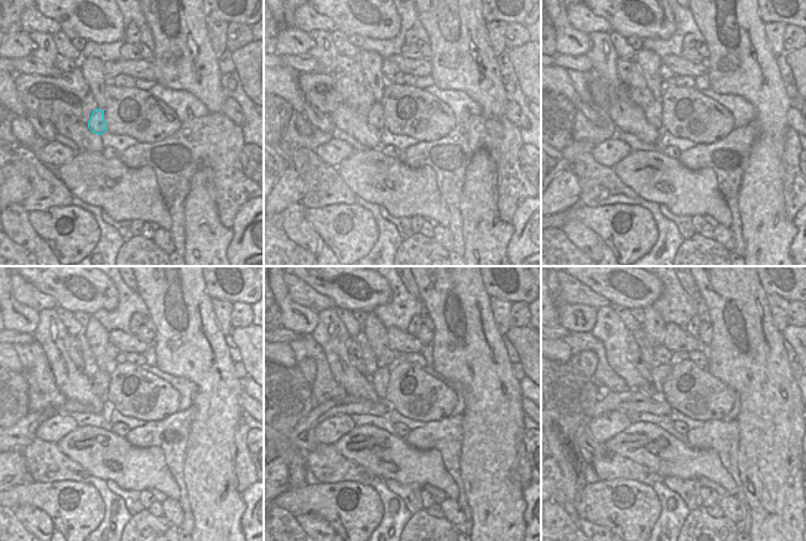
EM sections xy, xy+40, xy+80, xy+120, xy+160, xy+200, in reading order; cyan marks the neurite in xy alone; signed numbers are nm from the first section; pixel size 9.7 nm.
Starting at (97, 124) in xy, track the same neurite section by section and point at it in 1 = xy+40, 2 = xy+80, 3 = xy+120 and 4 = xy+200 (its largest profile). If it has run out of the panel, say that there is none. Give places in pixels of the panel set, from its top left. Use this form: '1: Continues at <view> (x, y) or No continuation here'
1: Continues at xy+40 (375, 118)
2: Continues at xy+80 (654, 112)
3: Continues at xy+120 (100, 380)
4: Continues at xy+200 (659, 372)

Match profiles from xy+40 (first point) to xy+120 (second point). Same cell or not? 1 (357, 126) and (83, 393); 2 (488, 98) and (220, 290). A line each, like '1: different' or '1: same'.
1: same
2: different

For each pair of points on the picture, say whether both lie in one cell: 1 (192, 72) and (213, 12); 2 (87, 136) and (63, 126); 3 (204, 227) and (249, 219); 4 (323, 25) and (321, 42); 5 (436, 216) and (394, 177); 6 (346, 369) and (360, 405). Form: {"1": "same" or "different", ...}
{"1": "different", "2": "same", "3": "different", "4": "different", "5": "same", "6": "different"}

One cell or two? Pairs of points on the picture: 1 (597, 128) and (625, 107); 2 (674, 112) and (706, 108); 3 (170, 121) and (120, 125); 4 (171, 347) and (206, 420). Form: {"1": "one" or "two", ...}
{"1": "two", "2": "one", "3": "one", "4": "one"}

